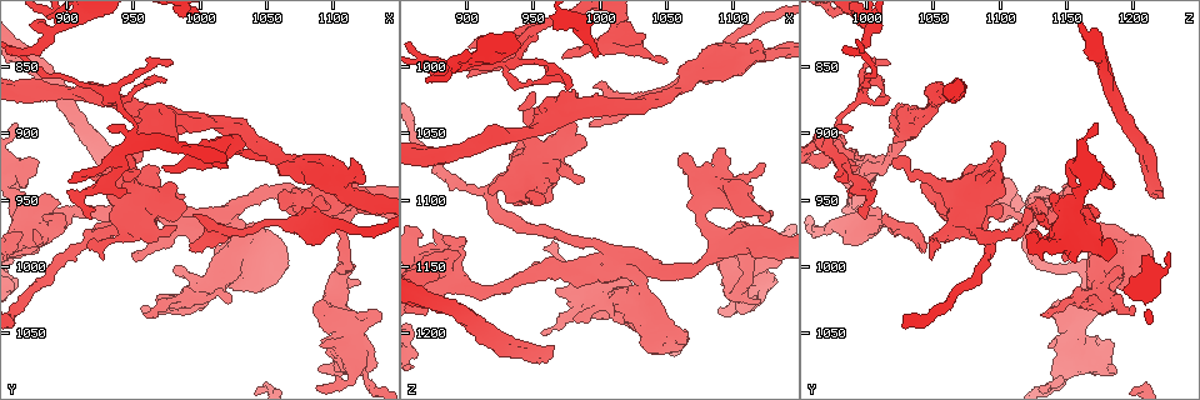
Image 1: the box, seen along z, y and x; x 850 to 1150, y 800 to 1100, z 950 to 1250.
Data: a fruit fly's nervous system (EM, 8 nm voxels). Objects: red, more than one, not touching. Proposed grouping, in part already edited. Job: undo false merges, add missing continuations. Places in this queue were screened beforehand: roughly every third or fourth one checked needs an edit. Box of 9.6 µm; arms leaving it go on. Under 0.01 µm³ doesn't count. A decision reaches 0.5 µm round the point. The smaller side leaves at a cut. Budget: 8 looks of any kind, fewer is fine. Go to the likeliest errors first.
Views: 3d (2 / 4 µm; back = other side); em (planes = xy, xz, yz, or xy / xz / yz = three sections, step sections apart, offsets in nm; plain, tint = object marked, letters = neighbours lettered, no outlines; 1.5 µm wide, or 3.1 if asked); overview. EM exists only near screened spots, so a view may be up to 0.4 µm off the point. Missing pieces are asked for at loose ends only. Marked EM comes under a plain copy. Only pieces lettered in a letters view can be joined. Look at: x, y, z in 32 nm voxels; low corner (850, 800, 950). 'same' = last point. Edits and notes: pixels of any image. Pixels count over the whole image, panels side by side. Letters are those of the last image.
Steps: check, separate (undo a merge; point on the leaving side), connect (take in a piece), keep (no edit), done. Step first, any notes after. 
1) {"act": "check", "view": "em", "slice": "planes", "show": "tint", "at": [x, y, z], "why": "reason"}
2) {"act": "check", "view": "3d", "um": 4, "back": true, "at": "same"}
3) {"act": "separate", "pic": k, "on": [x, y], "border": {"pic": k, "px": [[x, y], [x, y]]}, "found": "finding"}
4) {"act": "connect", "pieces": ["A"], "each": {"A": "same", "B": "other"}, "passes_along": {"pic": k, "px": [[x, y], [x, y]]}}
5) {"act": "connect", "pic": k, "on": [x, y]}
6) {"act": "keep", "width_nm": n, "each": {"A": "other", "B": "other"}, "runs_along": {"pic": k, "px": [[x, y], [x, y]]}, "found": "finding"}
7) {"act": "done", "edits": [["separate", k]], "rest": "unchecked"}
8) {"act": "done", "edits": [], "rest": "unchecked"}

{"act": "check", "view": "em", "slice": "planes", "show": "tint", "at": [996, 962, 1016], "why": "free end"}

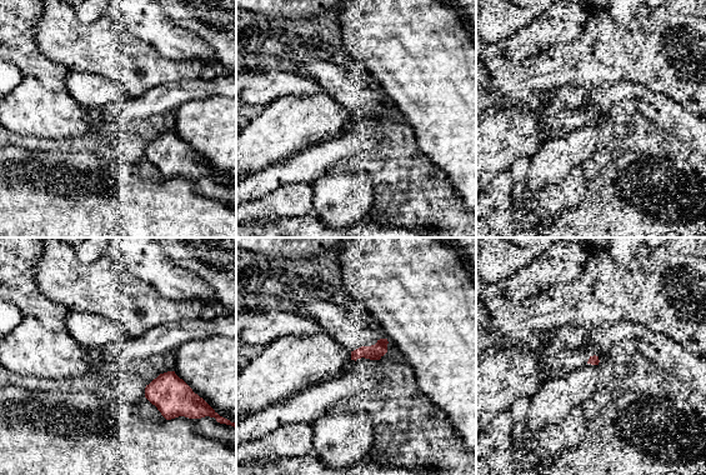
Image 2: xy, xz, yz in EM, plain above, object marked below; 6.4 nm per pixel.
{"act": "check", "view": "em", "slice": "planes", "show": "letters", "at": "same", "why": "what lies round it"}

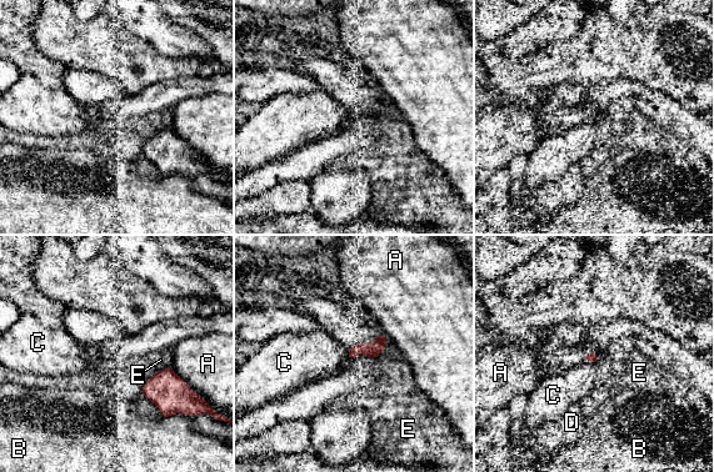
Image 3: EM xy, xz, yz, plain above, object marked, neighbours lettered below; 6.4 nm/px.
{"act": "keep", "each": {"A": "other", "B": "other", "C": "other", "D": "other", "E": "other"}, "border": {"pic": 3, "px": [[348, 349], [349, 356]]}, "found": "none of them fits"}

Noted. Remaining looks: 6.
{"act": "check", "view": "3d", "um": 4, "back": true, "at": [874, 818, 1010], "why": "branch stops here"}

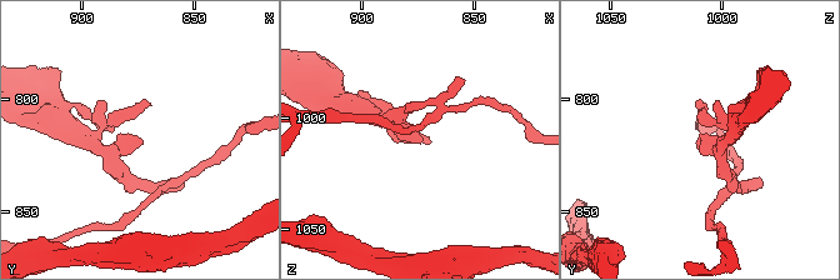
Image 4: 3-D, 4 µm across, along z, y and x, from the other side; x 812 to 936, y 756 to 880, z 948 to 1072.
{"act": "check", "view": "em", "slice": "planes", "show": "tint", "at": [874, 819, 1012], "why": "shape alone is not enough"}

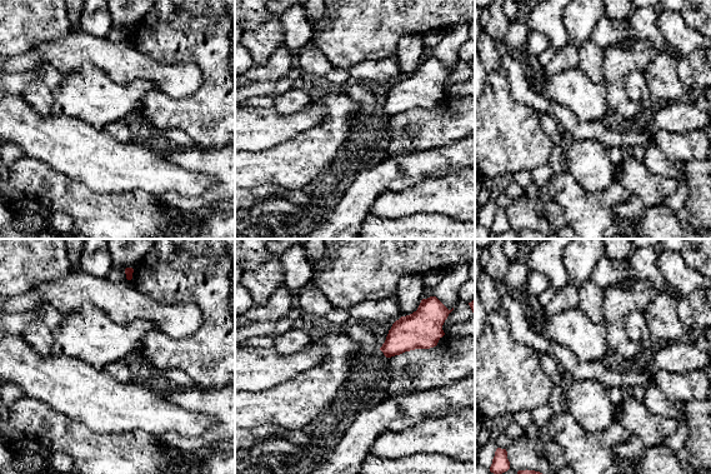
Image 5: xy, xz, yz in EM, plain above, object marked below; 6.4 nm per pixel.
{"act": "check", "view": "em", "slice": "planes", "show": "letters", "at": "same", "why": "what lies round it"}

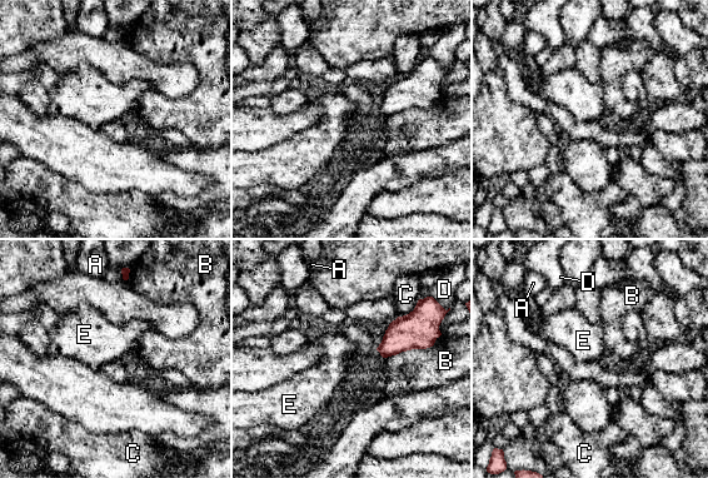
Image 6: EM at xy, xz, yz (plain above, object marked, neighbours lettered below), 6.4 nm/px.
{"act": "keep", "width_nm": 170, "longest_contact_nm": ["B", 400], "each": {"A": "other", "B": "other", "C": "other", "D": "other", "E": "other"}, "found": "none of them fits"}

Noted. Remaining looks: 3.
{"act": "check", "view": "em", "slice": "planes", "show": "letters", "at": [1002, 884, 1038], "why": "branch stops here"}

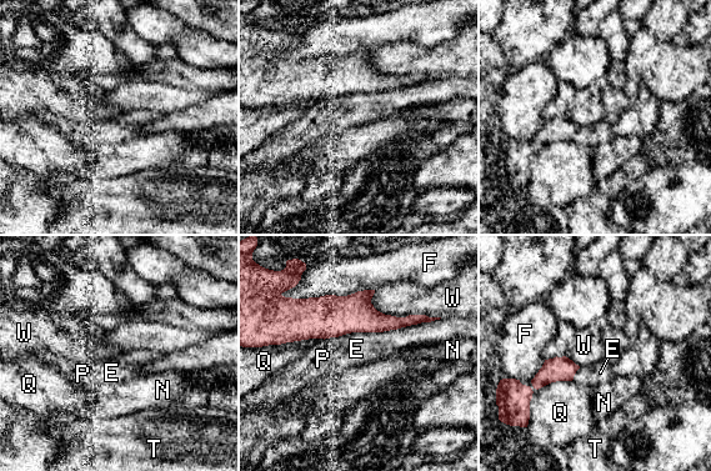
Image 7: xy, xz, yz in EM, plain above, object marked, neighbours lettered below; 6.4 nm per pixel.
{"act": "keep", "width_nm": 150, "each": {"E": "other", "F": "other", "N": "other", "P": "other", "Q": "other", "T": "other", "W": "other"}, "border": {"pic": 7, "px": [[370, 299], [385, 314], [441, 317]]}, "found": "none of them fits"}

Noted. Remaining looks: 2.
{"act": "done", "edits": [], "rest": "unchecked"}

